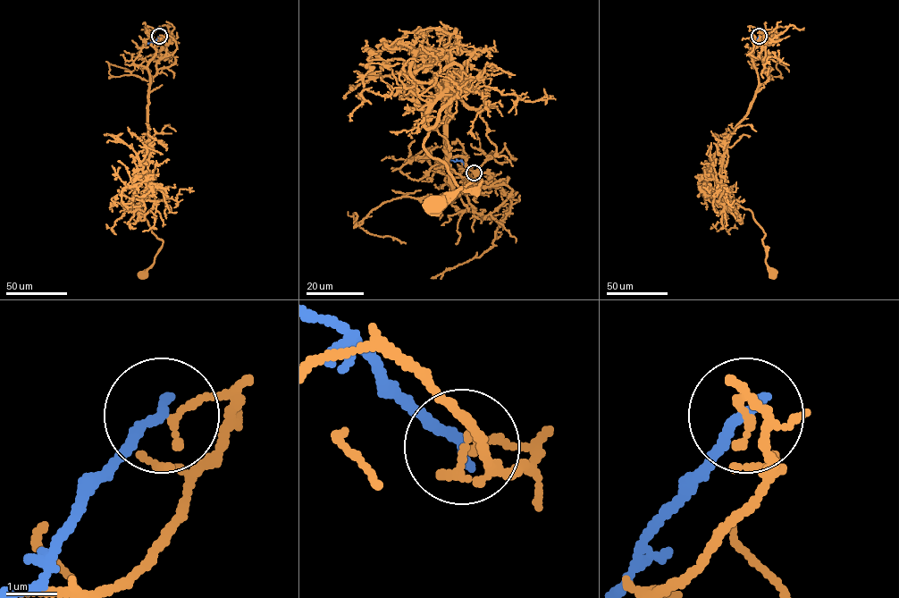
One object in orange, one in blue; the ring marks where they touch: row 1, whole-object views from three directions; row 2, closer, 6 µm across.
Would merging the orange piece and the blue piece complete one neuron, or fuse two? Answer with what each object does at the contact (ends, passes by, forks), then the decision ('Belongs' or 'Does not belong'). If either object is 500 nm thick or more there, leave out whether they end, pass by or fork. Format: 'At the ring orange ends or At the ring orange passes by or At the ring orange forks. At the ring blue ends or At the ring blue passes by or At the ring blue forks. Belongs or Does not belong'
At the ring orange ends. At the ring blue ends. Does not belong

